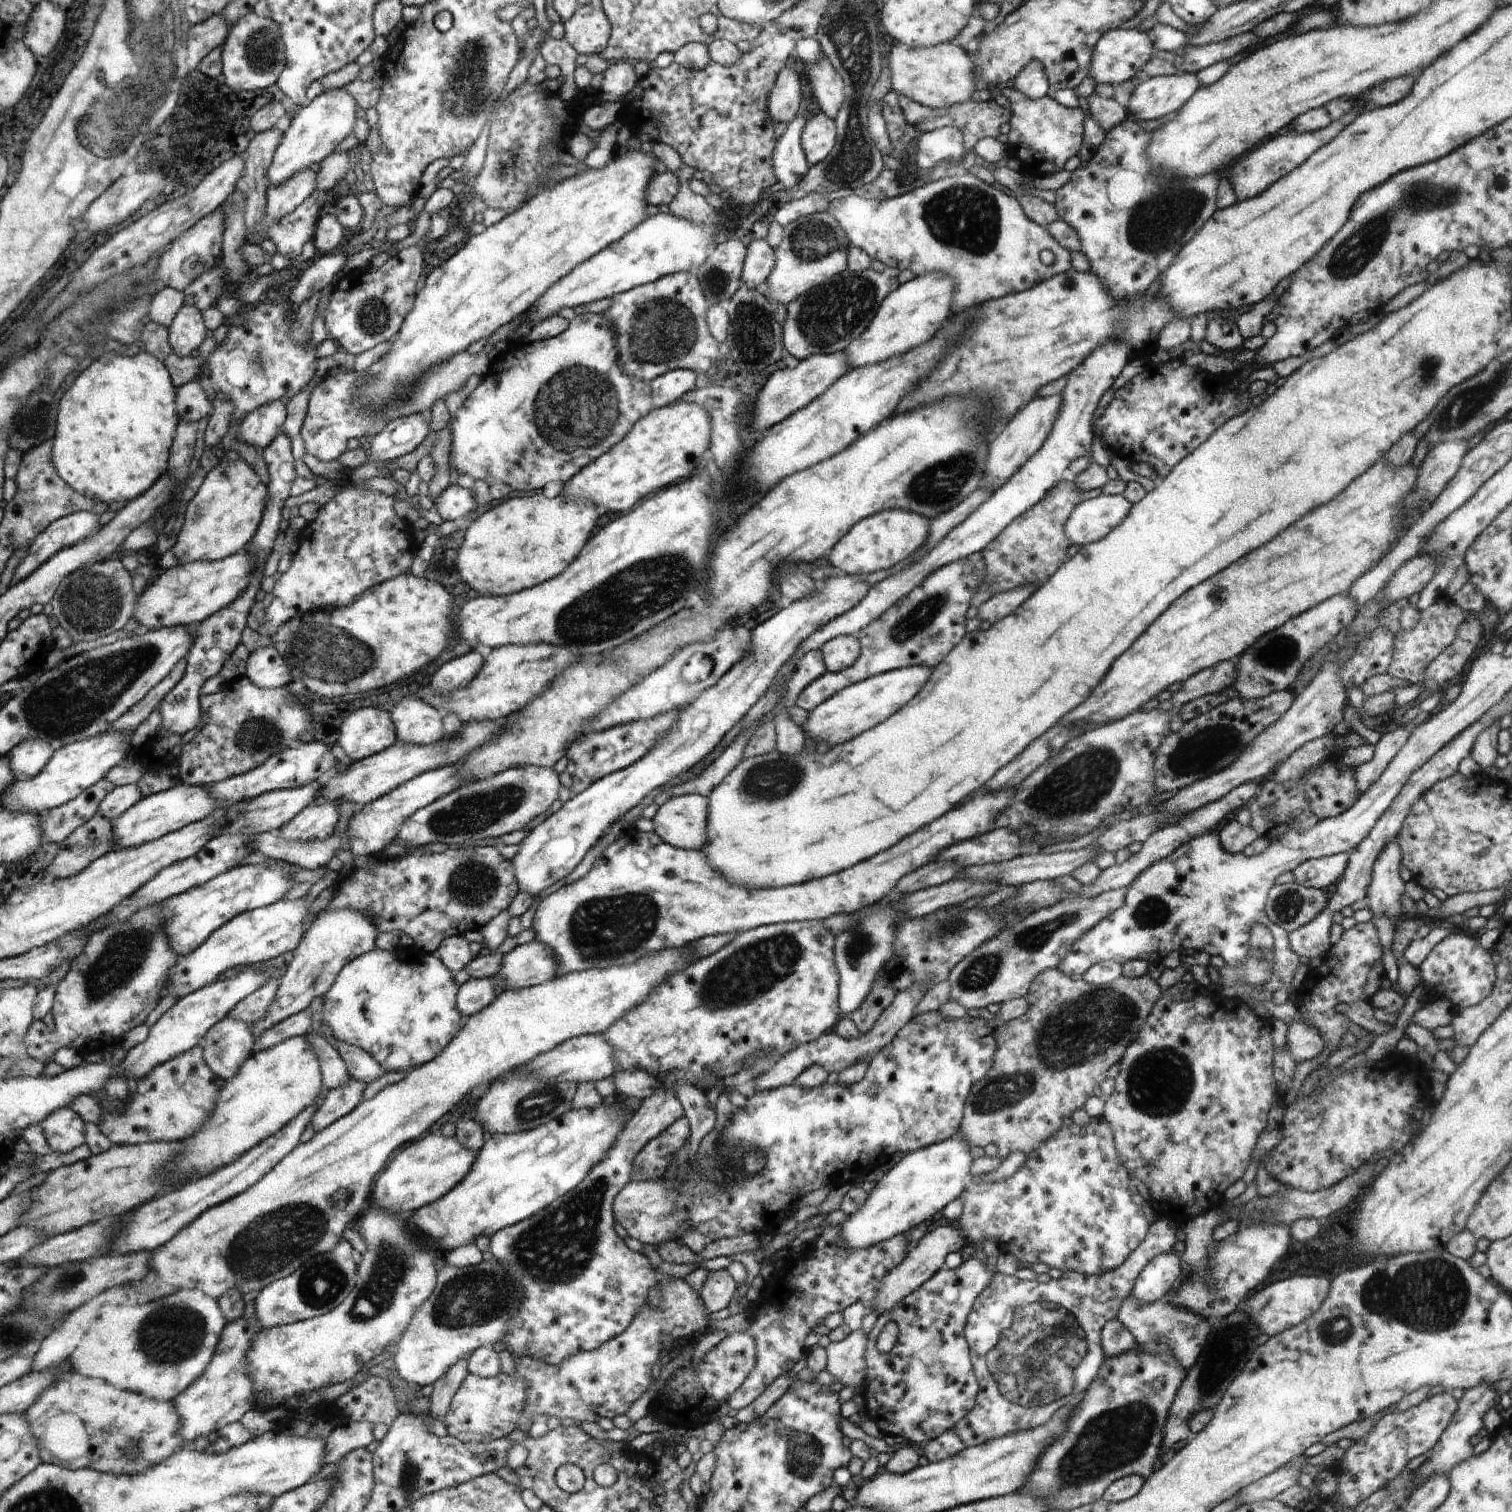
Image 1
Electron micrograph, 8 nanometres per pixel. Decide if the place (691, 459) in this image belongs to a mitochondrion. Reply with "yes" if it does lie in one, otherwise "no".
no

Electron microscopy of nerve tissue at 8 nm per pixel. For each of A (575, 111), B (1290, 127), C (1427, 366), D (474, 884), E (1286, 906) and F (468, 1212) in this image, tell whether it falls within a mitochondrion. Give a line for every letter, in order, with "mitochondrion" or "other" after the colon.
A: other
B: other
C: mitochondrion
D: mitochondrion
E: mitochondrion
F: other

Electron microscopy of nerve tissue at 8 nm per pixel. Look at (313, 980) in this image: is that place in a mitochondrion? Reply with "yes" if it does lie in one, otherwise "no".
yes

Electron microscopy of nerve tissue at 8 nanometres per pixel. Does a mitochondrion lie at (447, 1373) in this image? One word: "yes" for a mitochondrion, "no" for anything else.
no

